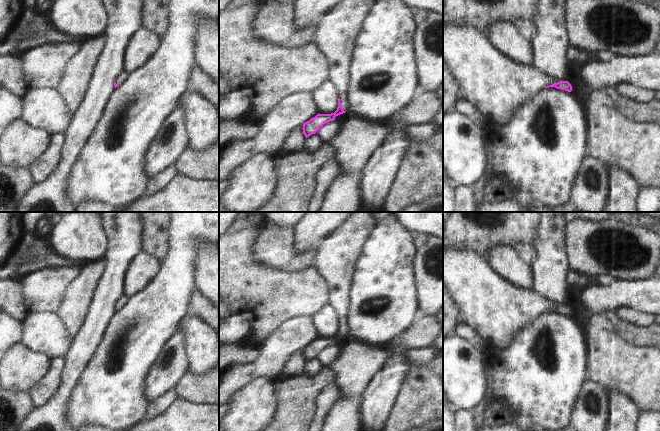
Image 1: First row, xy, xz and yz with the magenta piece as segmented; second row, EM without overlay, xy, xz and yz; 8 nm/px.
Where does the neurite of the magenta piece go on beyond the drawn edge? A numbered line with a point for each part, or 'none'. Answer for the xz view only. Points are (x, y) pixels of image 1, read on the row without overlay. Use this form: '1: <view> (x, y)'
1: xz (338, 254).

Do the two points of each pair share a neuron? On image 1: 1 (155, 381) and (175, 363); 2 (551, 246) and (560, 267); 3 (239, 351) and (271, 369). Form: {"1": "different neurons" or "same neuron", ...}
{"1": "same neuron", "2": "same neuron", "3": "different neurons"}

